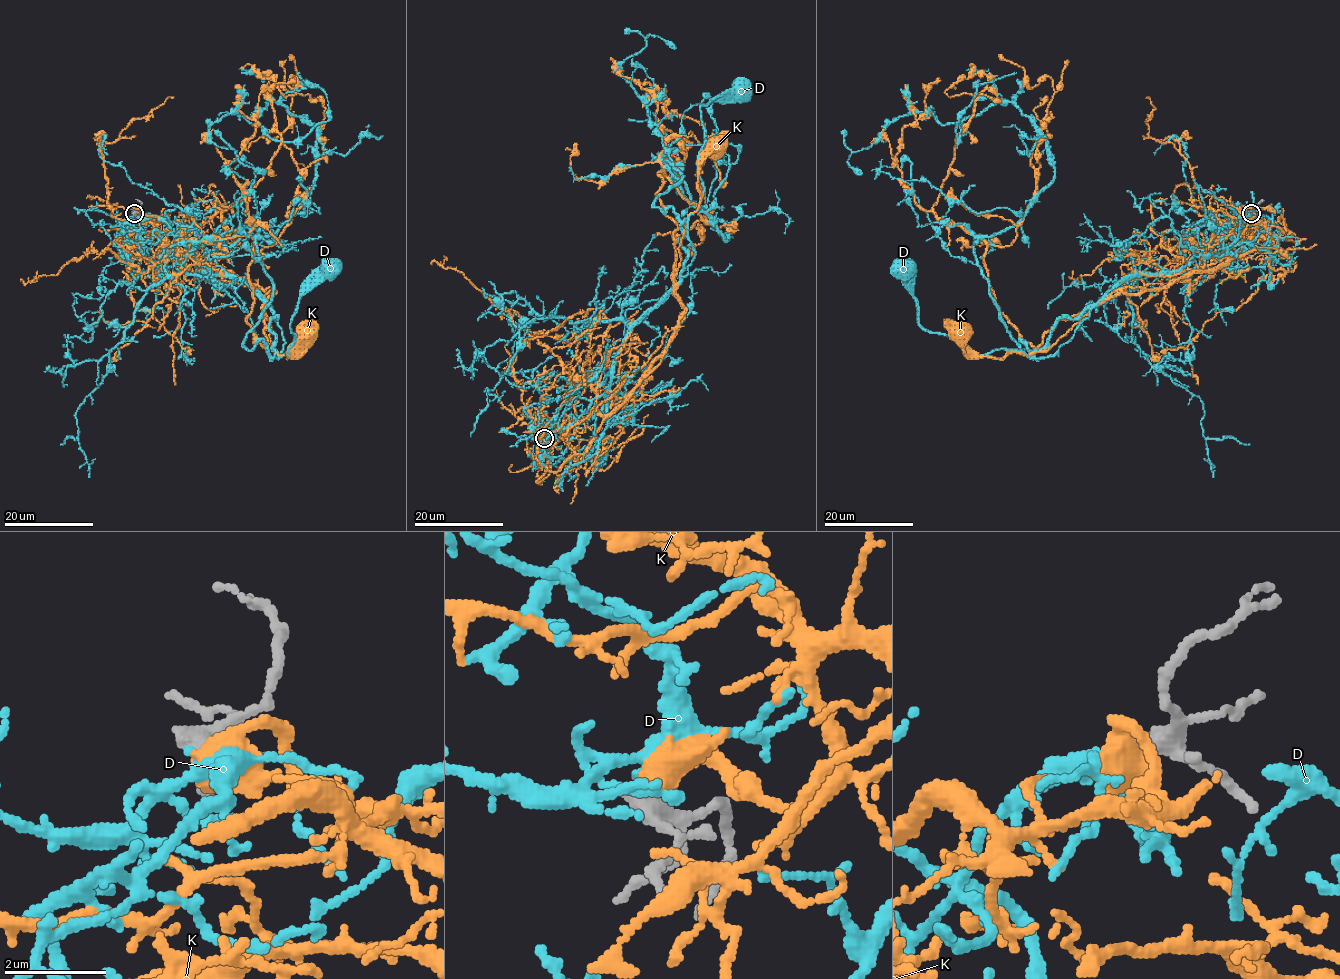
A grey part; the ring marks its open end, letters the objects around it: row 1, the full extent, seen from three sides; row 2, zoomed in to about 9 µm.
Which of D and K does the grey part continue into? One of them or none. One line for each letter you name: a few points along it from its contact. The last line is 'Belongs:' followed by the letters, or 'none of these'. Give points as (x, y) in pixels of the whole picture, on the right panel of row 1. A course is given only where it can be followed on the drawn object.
D: Its course: (1250, 214), (1235, 225), (1205, 217), (1189, 260), (1125, 277), (1046, 356), (974, 355), (928, 332), (906, 269)
Belongs: D

